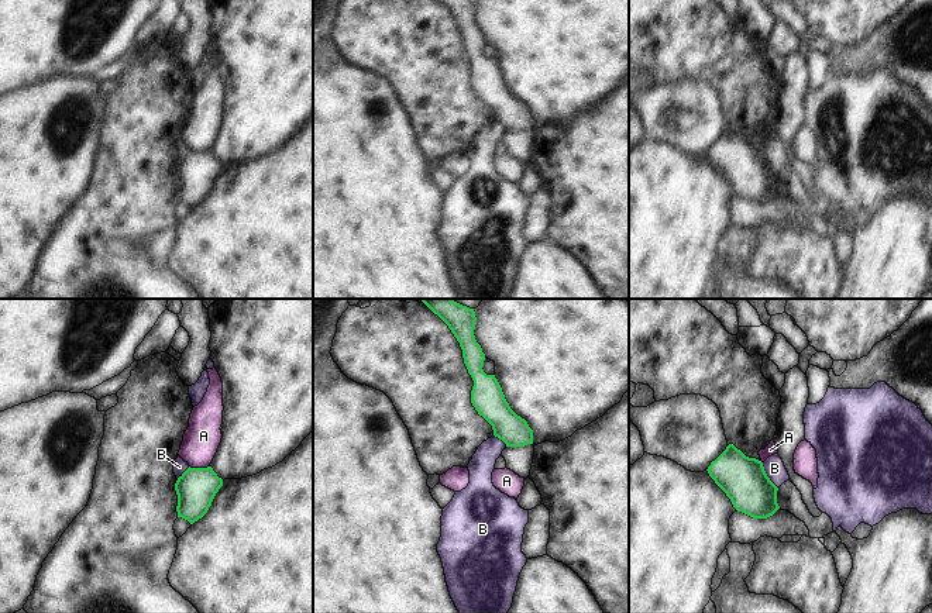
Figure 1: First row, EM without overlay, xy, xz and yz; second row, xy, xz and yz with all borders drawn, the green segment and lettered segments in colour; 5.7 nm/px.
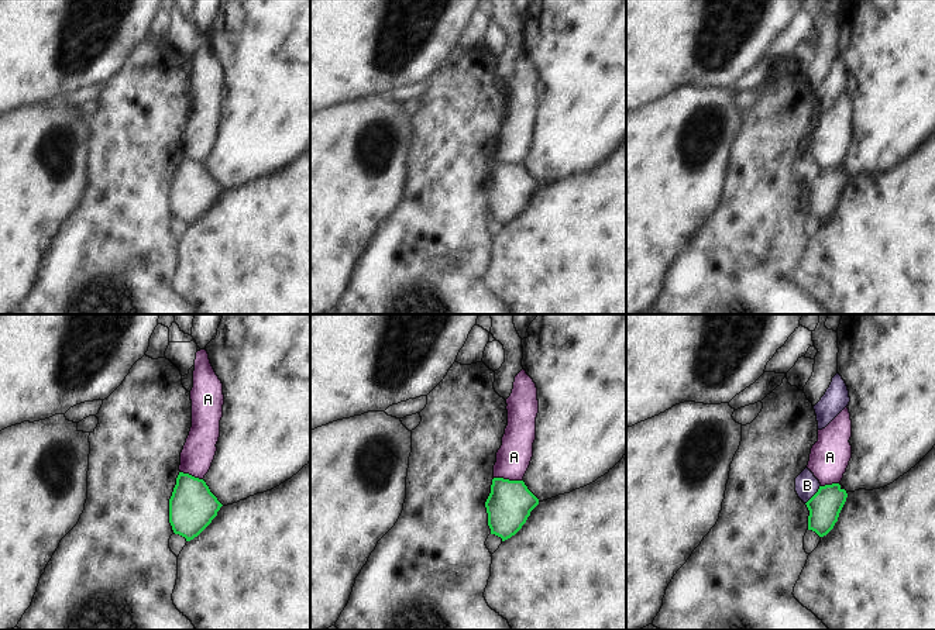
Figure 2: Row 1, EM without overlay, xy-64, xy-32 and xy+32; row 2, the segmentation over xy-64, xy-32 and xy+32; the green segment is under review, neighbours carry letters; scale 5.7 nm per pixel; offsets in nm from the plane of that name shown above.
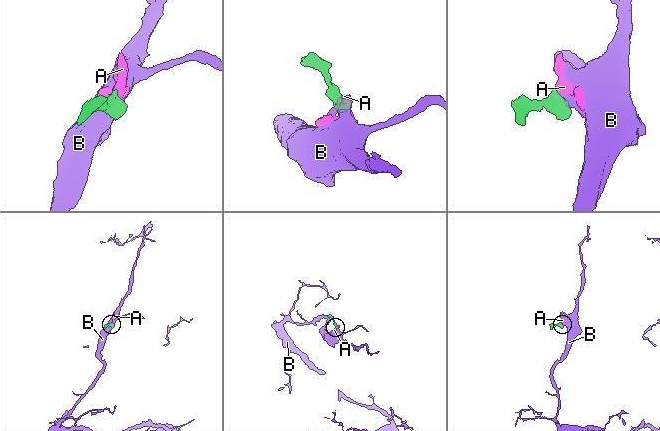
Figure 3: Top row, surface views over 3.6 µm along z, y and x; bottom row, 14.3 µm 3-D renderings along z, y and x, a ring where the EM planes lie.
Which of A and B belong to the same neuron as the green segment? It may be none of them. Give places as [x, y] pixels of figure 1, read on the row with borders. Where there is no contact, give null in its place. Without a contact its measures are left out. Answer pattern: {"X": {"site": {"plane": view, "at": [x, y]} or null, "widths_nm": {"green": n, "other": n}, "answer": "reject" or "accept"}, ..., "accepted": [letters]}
{"A": {"site": {"plane": "xy", "at": [199, 468]}, "widths_nm": {"green": 220, "other": 200}, "answer": "reject"}, "B": {"site": {"plane": "yz", "at": [766, 475]}, "widths_nm": {"green": 260, "other": 120}, "answer": "reject"}, "accepted": []}

